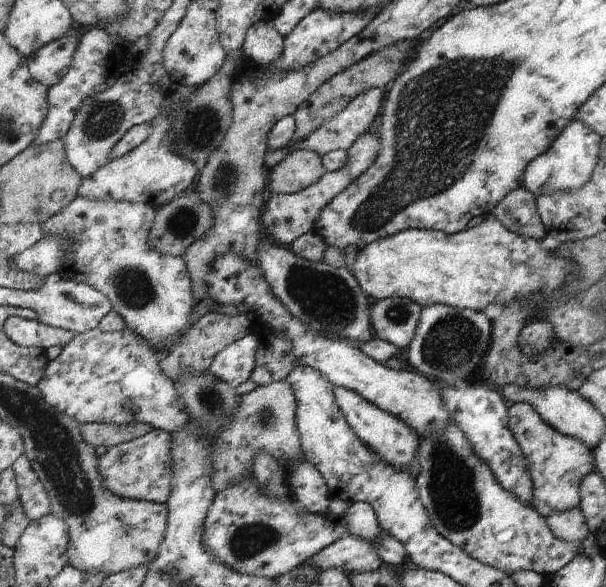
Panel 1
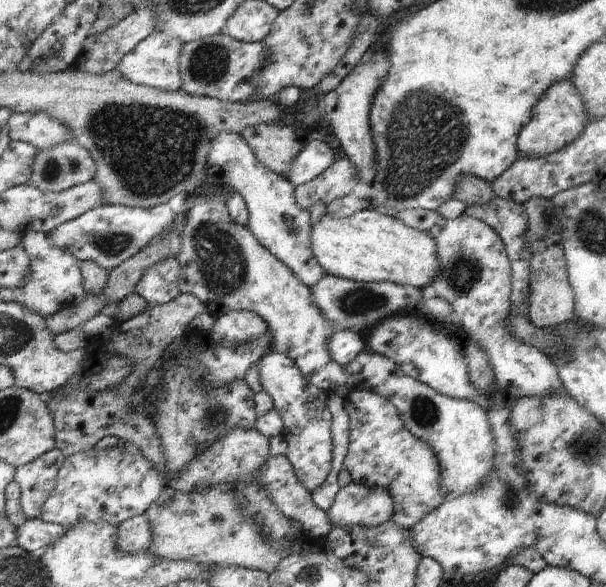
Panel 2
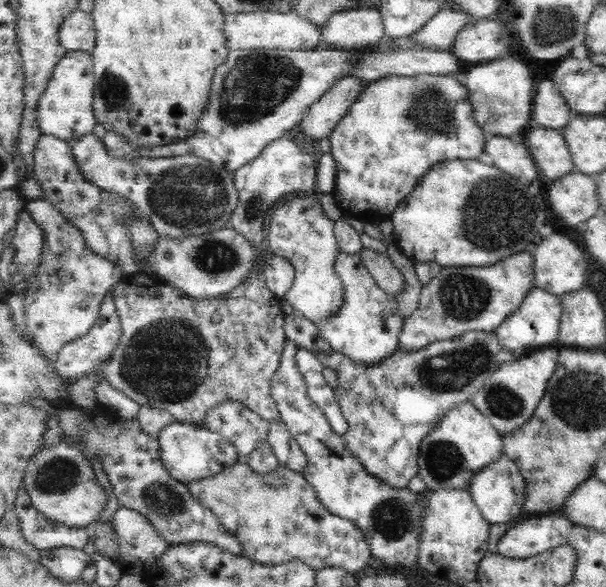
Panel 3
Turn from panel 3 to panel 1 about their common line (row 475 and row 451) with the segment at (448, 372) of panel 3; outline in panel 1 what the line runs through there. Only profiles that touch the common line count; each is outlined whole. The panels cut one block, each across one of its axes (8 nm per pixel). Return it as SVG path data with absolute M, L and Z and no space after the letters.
M335 386L333 390L349 426L353 427L357 436L367 446L371 446L377 452L377 456L383 462L389 462L389 466L397 466L397 470L407 470L413 466L415 454L418 454L417 448L420 448L422 440L412 426L397 418L397 415L378 407L376 403L369 402L364 396L357 394L357 391L339 386Z

